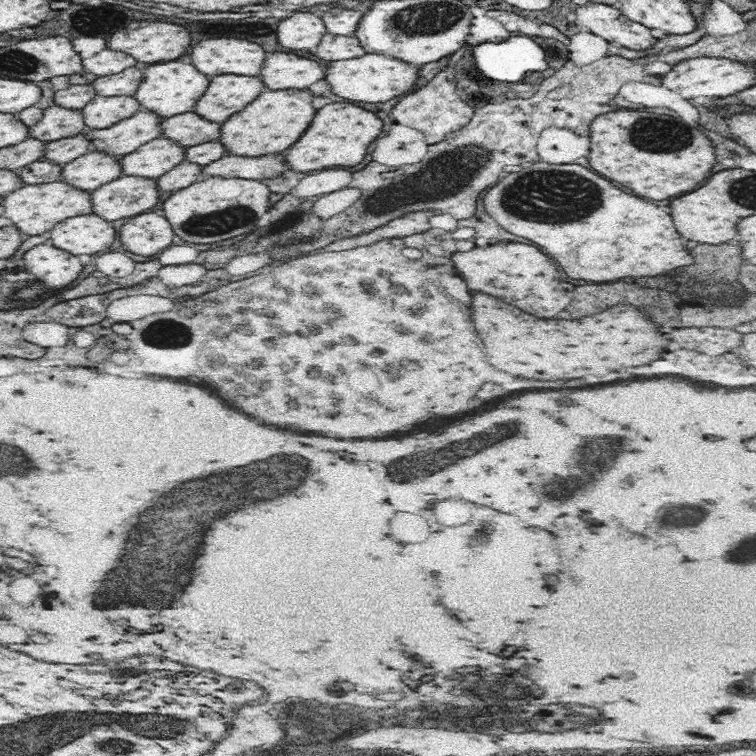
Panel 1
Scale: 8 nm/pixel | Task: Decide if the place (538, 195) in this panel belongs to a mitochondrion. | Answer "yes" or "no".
yes

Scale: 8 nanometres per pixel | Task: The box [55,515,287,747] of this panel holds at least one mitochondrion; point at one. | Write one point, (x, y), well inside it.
(121, 610)

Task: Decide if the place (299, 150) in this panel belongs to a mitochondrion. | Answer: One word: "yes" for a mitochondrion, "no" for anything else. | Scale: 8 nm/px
no

